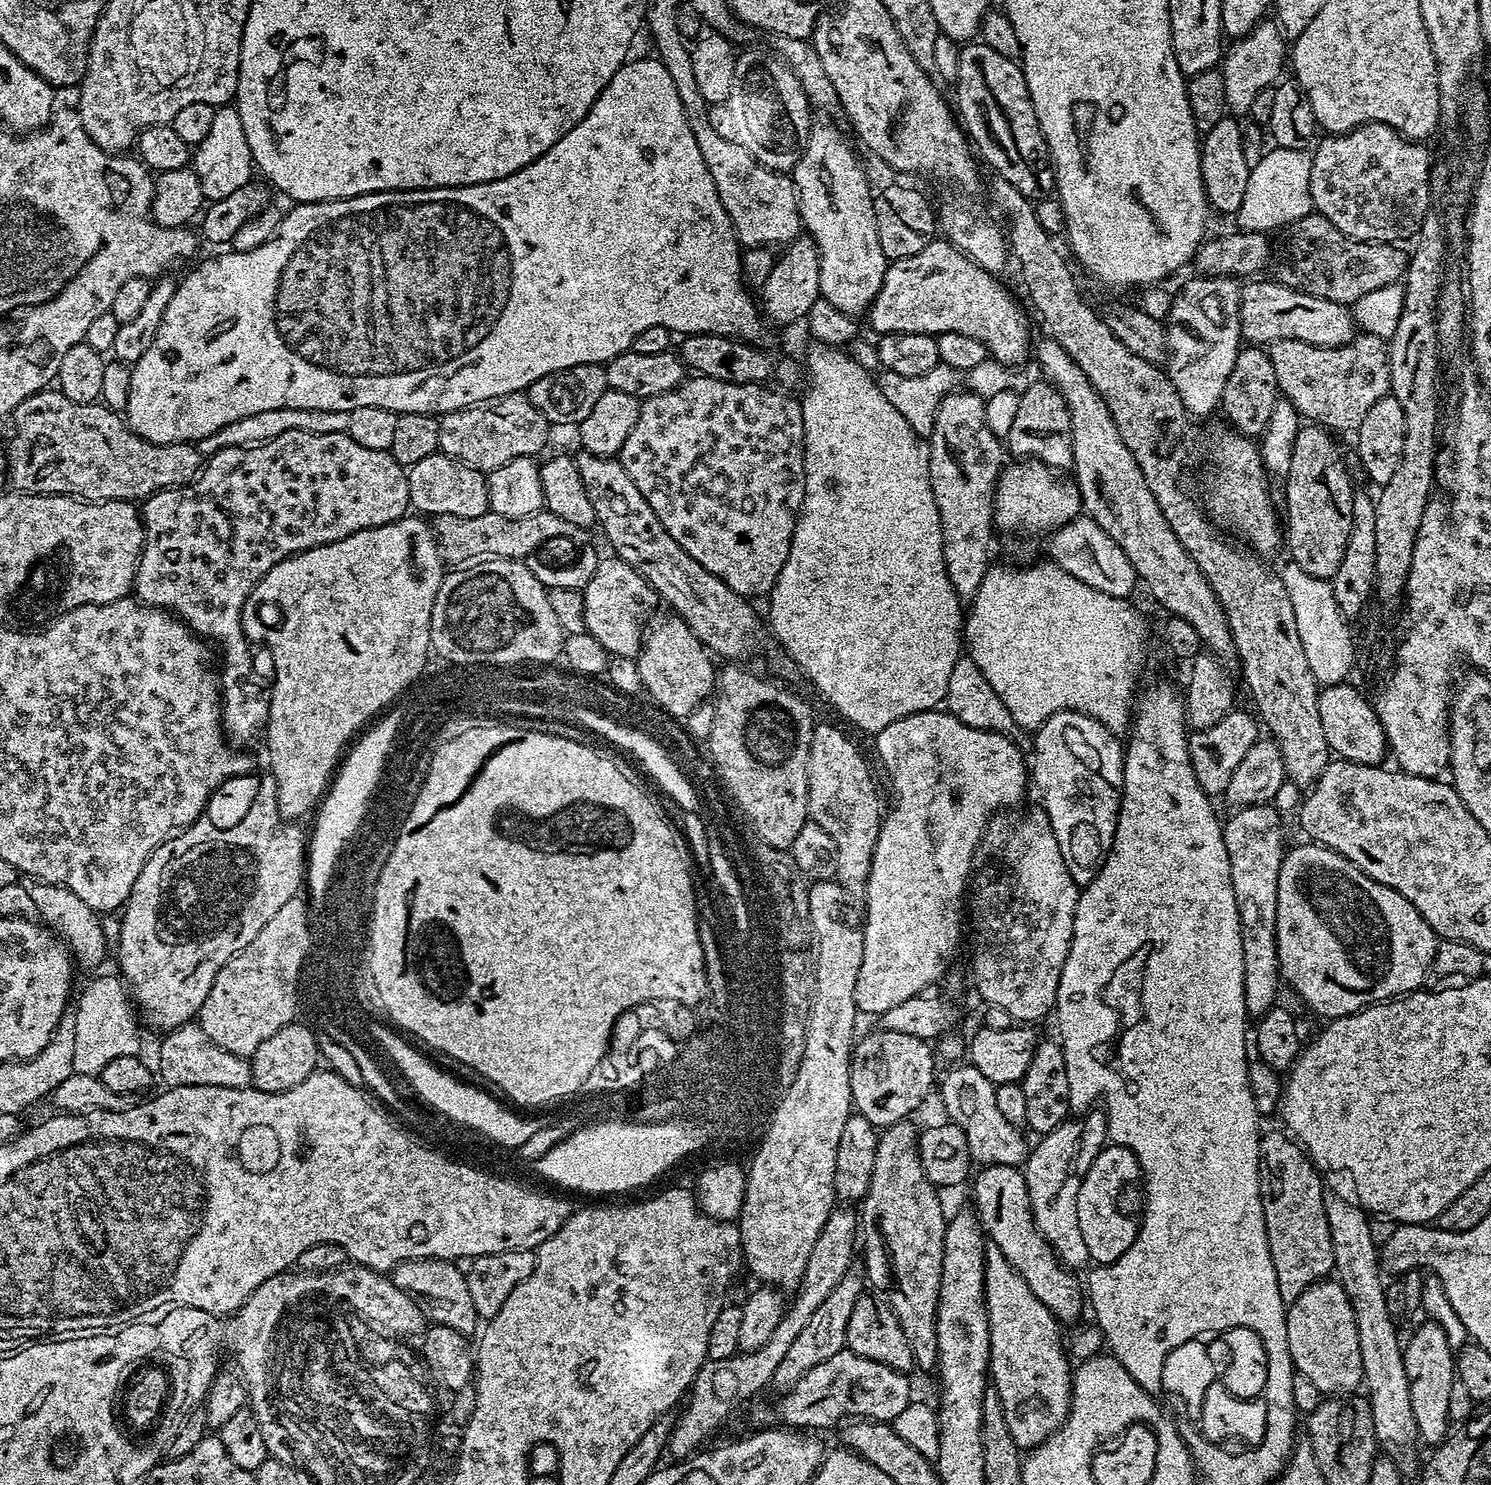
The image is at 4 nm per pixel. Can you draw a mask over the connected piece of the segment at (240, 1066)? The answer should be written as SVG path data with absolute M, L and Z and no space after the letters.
M189 1022L180 1028L171 1029L158 1052L156 1070L167 1087L192 1085L216 1085L227 1088L245 1088L251 1083L251 1063L242 1056L230 1054L215 1046L198 1022Z

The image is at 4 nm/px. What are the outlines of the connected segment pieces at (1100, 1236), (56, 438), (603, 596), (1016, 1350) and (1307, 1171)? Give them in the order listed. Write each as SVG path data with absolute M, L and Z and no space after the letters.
M1120 1144L1105 1145L1090 1164L1090 1170L1086 1172L1086 1177L1079 1186L1077 1211L1079 1230L1082 1231L1082 1238L1085 1239L1089 1259L1095 1265L1112 1264L1133 1245L1139 1228L1137 1214L1143 1207L1142 1177L1140 1160L1132 1150Z
M58 390L35 392L13 410L12 437L8 440L8 476L17 493L29 496L75 496L89 502L131 500L143 502L167 488L183 488L200 474L206 458L195 443L155 444L143 440L128 427L125 417L103 402L70 402Z
M608 554L601 559L598 570L594 570L594 578L590 578L582 591L586 631L598 638L598 642L602 642L602 646L612 656L639 656L642 629L658 605L657 594L646 582L646 578L642 578L638 570L622 562L616 555Z
M995 1246L984 1249L984 1301L988 1307L990 1330L990 1363L988 1363L990 1384L1002 1398L1006 1426L1010 1426L1014 1442L1022 1450L1028 1450L1032 1444L1032 1428L1044 1428L1043 1435L1049 1437L1064 1425L1072 1405L1074 1364L1066 1351L1065 1341L1064 1344L1060 1341L1061 1325L1056 1316L1050 1314L1050 1310L1042 1306L1042 1302L1038 1302L1034 1290L1030 1290L1030 1286L1026 1284L1026 1278L1022 1278L1022 1274L1018 1274L1018 1270L1010 1266L1006 1254L1002 1254L1002 1250Z
M1265 1131L1260 1137L1260 1193L1270 1258L1274 1262L1274 1274L1278 1274L1278 1294L1282 1294L1285 1305L1290 1305L1310 1285L1331 1277L1336 1263L1334 1242L1330 1238L1330 1222L1326 1218L1326 1191L1324 1192L1324 1184L1320 1181L1321 1173L1308 1157L1307 1151L1287 1131L1279 1131Z

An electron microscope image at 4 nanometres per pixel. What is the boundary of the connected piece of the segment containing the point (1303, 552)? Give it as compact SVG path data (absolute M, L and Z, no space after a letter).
M1319 426L1301 427L1298 438L1294 438L1294 458L1290 458L1285 504L1282 504L1286 513L1286 552L1288 548L1291 563L1306 570L1306 574L1314 574L1314 578L1327 581L1331 581L1338 570L1338 562L1342 562L1344 547L1350 538L1354 495L1344 460L1332 440L1335 440L1333 433Z

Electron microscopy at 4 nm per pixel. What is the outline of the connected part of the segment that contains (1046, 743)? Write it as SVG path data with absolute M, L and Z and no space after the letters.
M1059 712L1054 714L1040 728L1035 729L1034 736L1036 741L1032 744L1032 756L1030 752L1030 780L1034 785L1034 792L1041 796L1042 807L1044 813L1050 818L1050 826L1054 830L1054 838L1058 838L1058 850L1062 850L1062 858L1066 862L1066 870L1070 870L1070 878L1077 886L1089 884L1096 877L1098 870L1102 870L1102 866L1108 857L1110 846L1114 842L1114 834L1116 833L1116 823L1118 822L1118 814L1120 813L1120 791L1124 788L1124 748L1118 741L1117 733L1106 730L1106 726L1102 722L1098 722L1094 718L1090 718L1081 712Z

